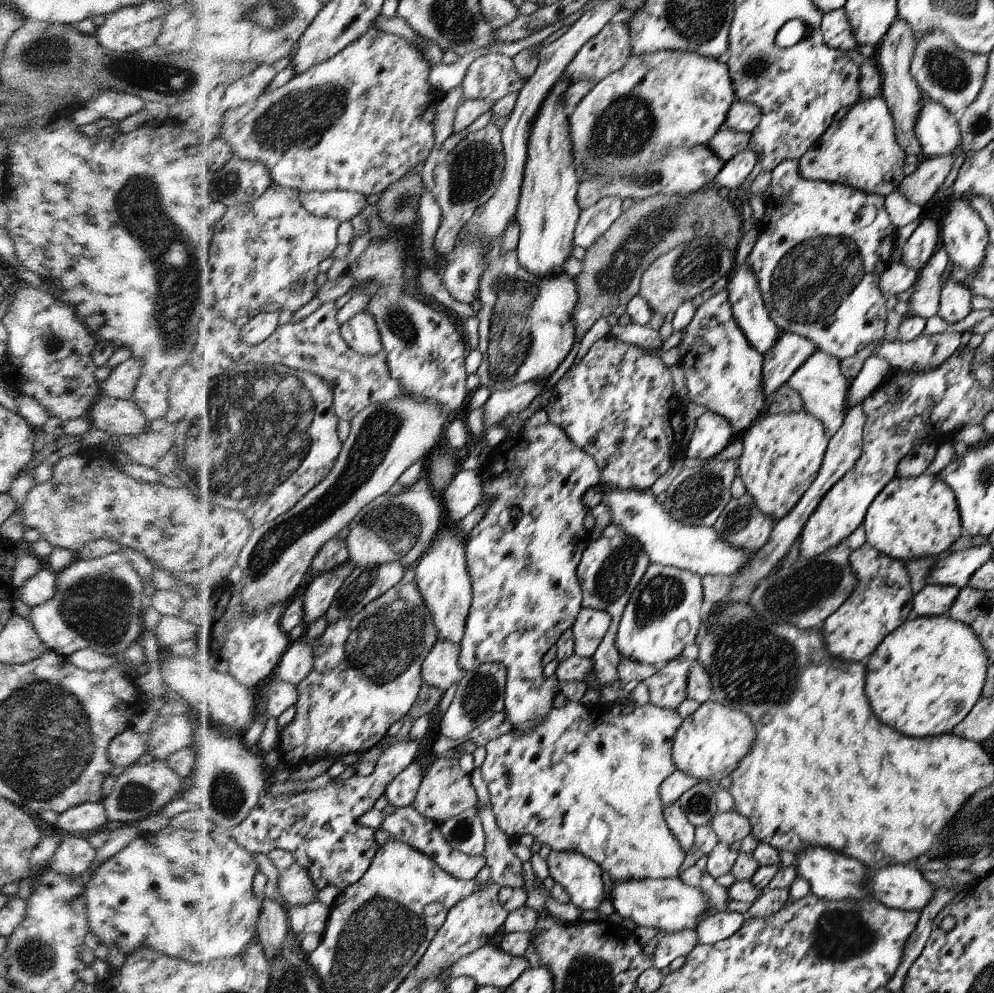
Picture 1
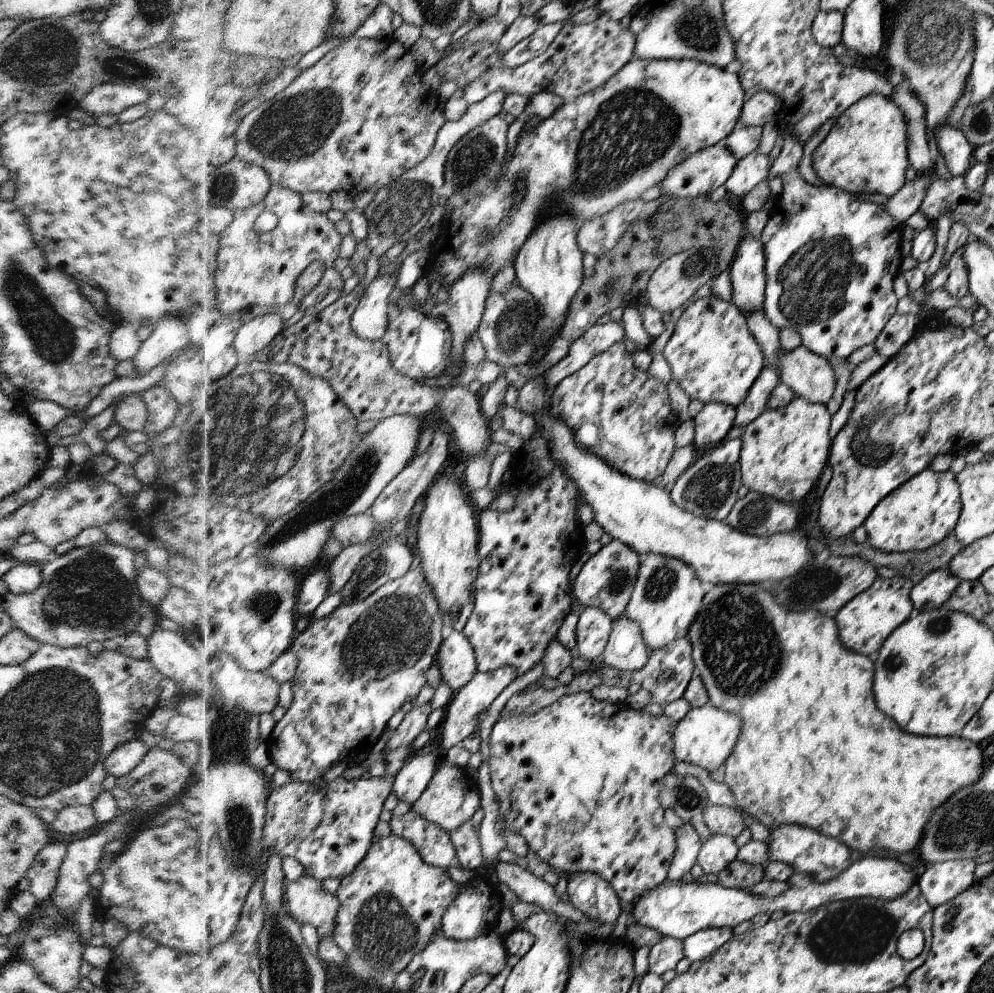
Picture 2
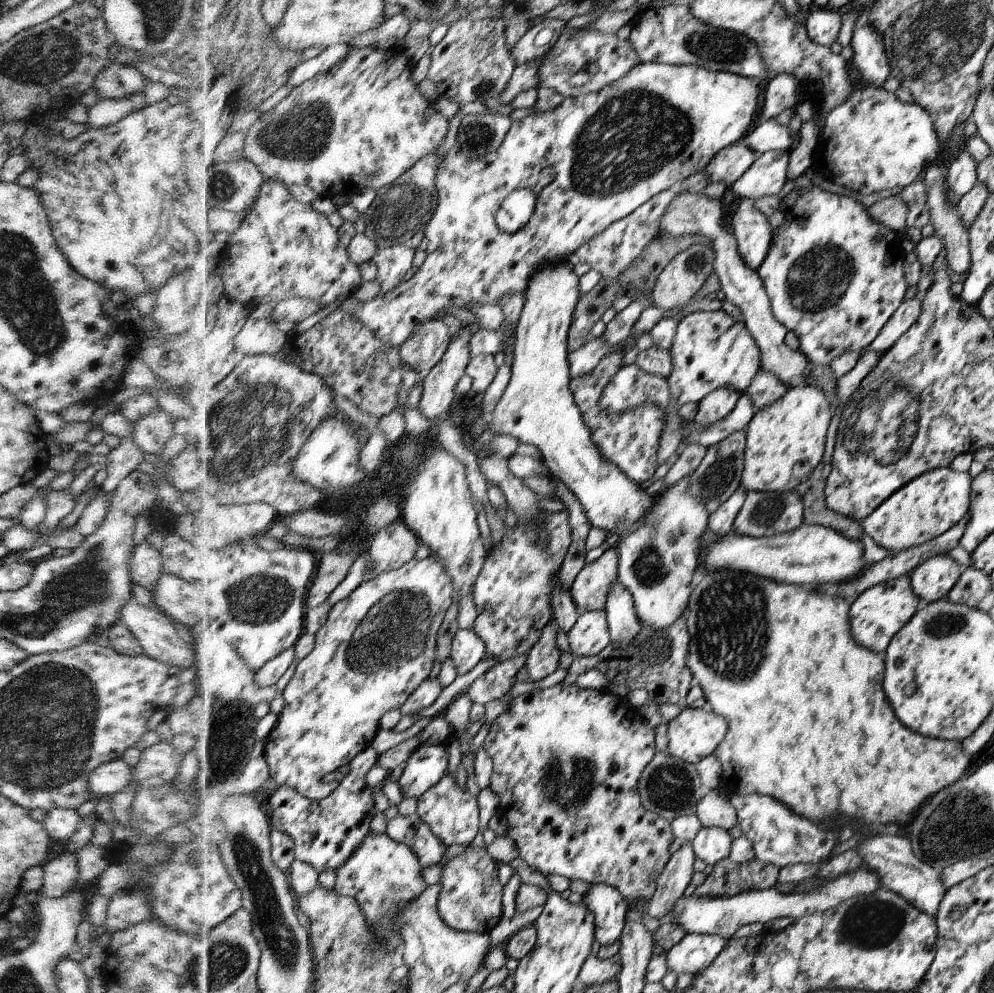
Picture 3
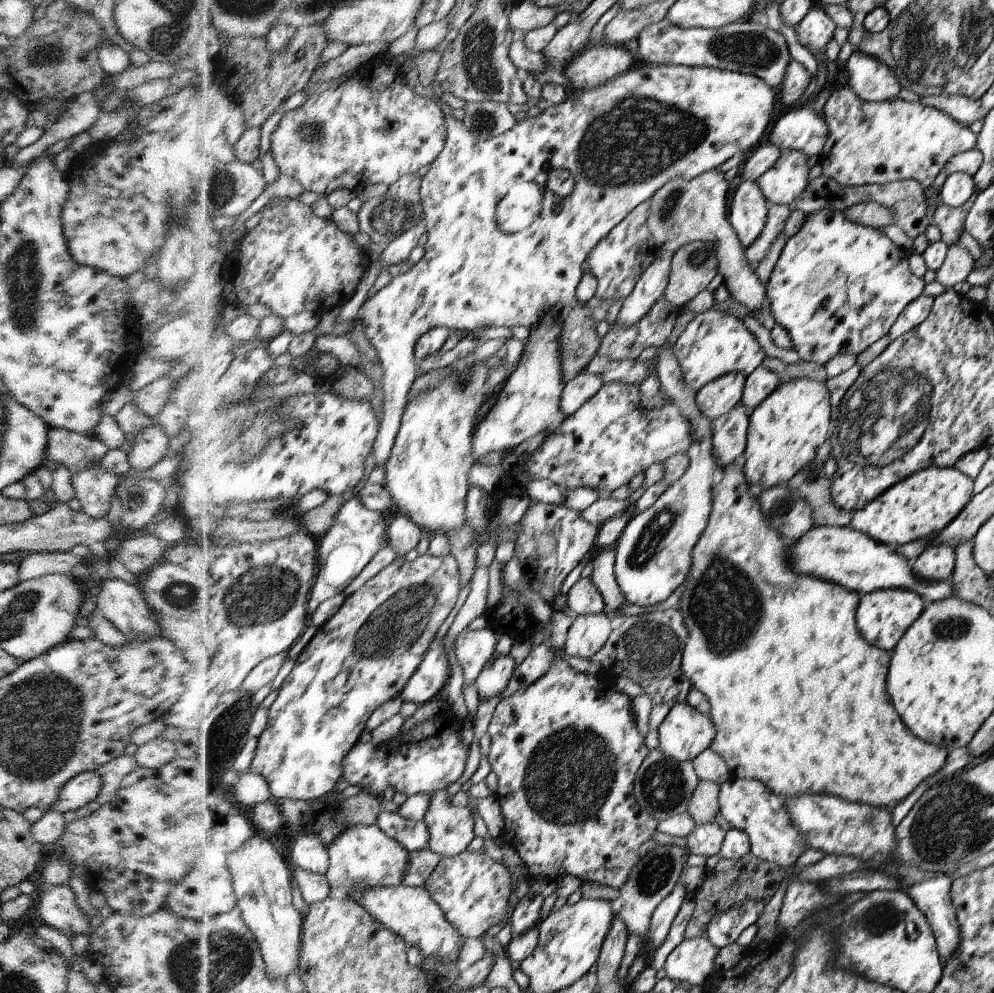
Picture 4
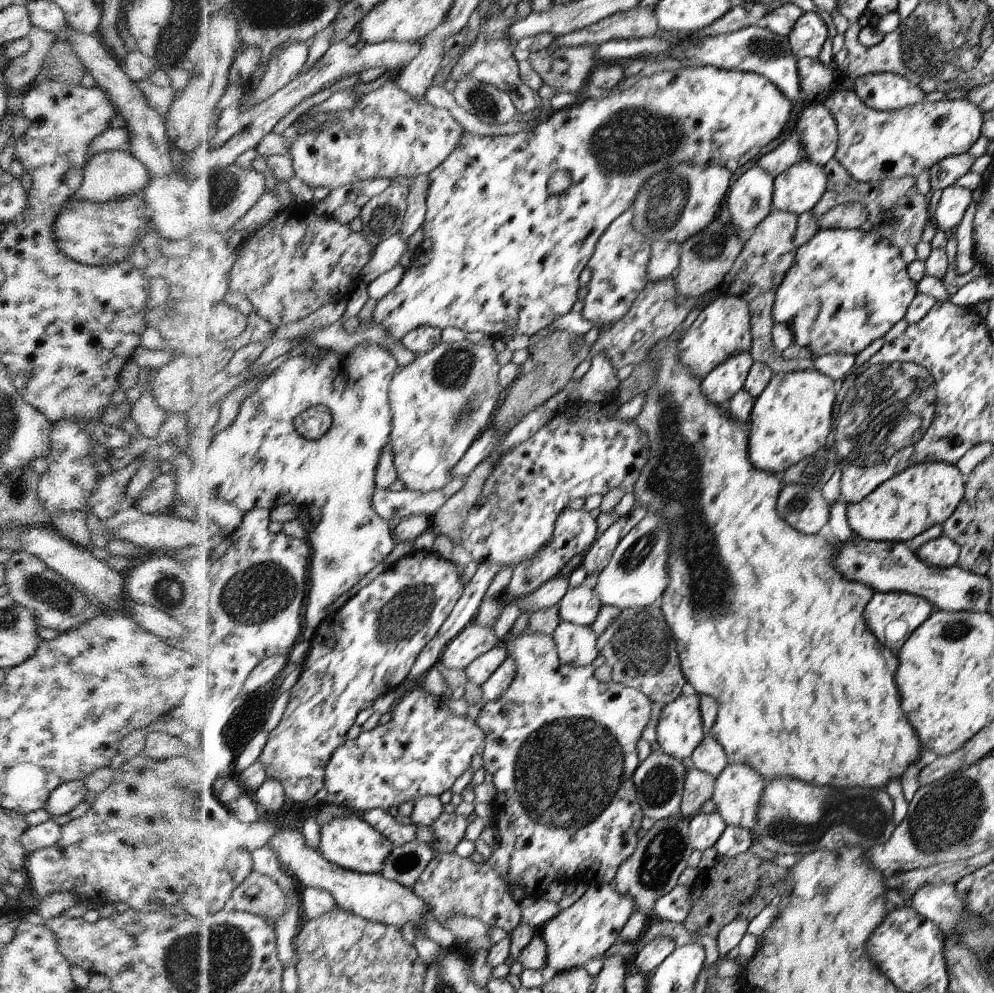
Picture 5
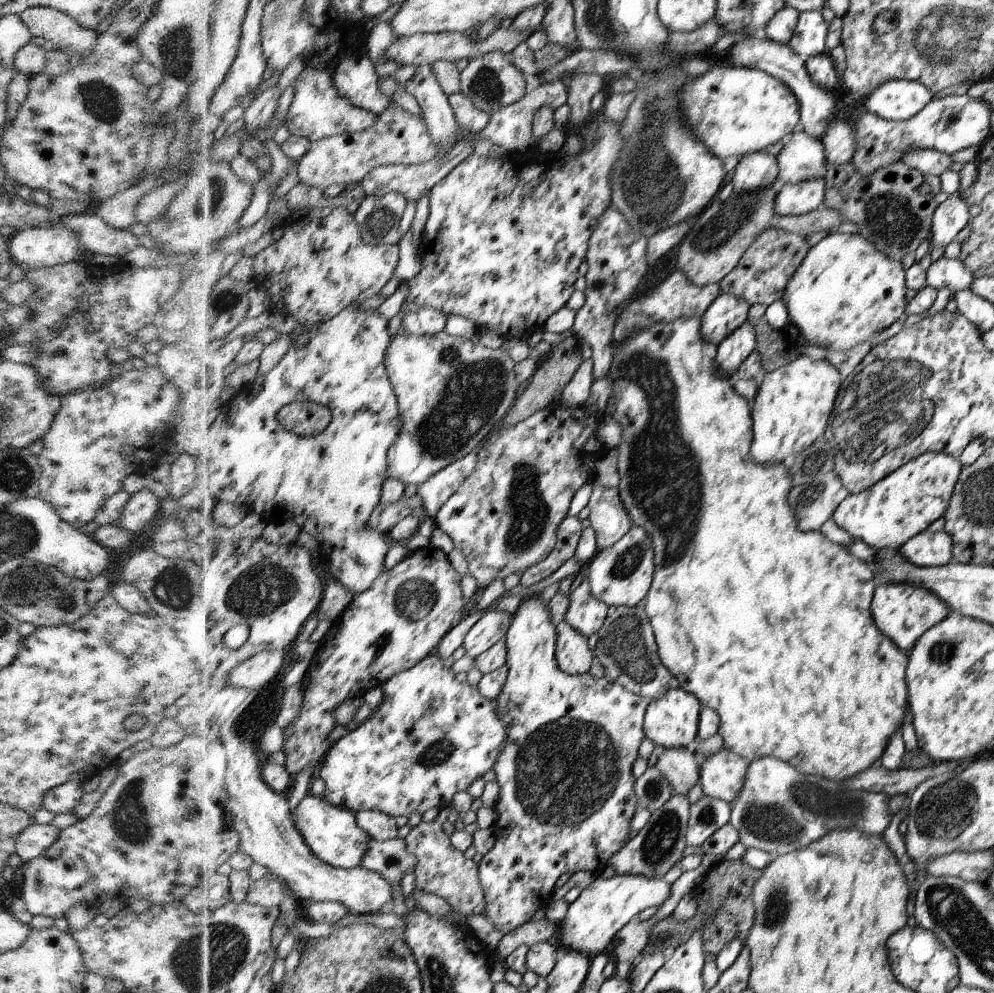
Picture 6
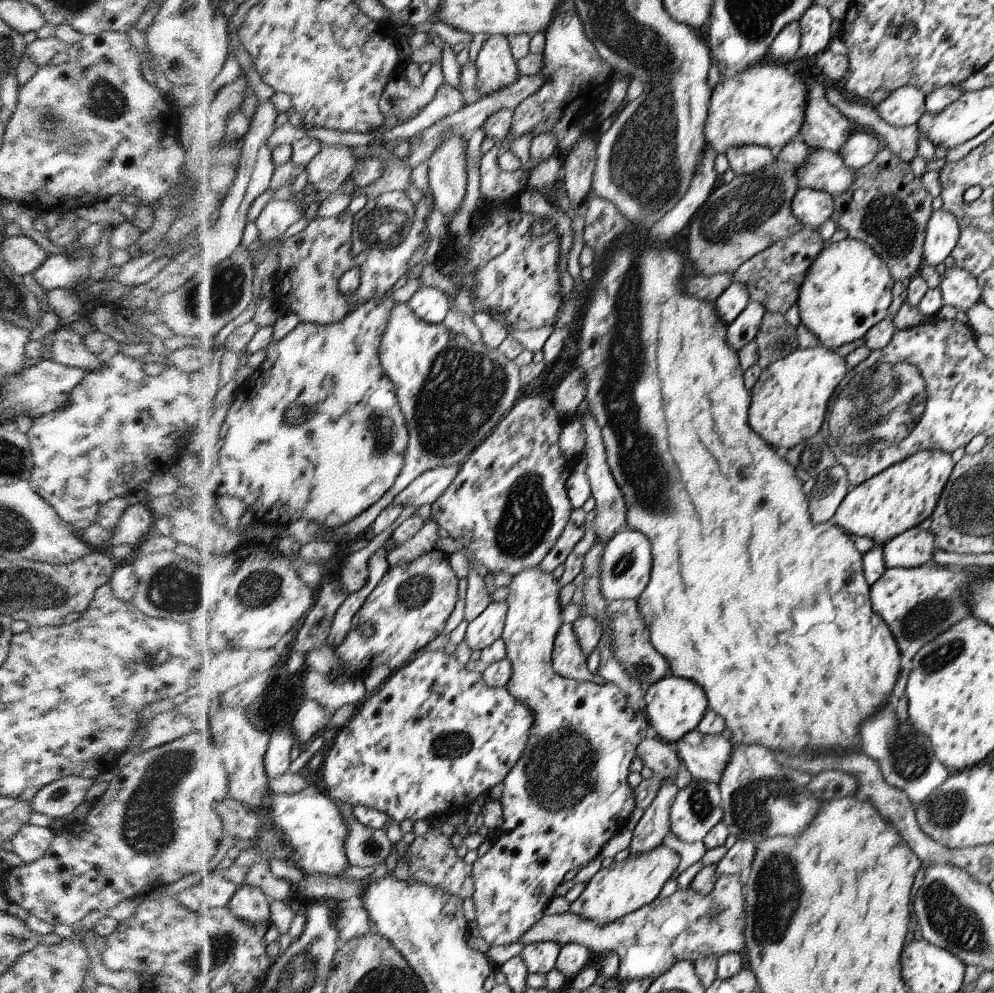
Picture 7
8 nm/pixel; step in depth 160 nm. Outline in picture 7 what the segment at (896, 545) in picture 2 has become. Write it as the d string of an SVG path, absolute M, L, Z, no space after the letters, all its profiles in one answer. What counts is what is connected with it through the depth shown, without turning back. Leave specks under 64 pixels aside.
M930 449L913 454L862 485L850 488L831 521L847 534L868 536L875 544L884 545L908 529L918 527L935 512L954 468L952 455L946 451Z

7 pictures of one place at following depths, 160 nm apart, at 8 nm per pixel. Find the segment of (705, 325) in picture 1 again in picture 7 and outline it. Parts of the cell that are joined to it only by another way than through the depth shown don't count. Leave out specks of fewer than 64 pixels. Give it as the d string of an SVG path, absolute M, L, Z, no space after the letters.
M733 282L715 301L715 311L724 323L732 325L747 308L750 295L745 284Z

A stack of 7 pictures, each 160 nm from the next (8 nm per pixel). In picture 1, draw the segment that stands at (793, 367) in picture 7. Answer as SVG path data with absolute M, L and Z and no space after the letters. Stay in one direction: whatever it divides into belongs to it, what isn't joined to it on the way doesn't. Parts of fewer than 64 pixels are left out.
M805 410L760 415L759 421L742 433L743 453L737 462L738 475L765 515L782 520L802 500L823 466L828 437L823 422Z

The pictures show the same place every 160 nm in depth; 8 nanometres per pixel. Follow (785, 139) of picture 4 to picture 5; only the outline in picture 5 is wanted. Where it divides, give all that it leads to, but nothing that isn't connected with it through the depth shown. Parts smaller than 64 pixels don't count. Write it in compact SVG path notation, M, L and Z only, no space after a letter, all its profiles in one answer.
M814 104L804 108L798 122L796 131L800 142L807 153L807 159L824 167L834 159L838 148L838 126L834 116L823 104Z

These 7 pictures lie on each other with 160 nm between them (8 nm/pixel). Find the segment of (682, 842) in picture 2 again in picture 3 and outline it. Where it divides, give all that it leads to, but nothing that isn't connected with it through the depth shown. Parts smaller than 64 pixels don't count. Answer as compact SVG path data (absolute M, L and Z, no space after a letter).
M684 842L671 855L663 874L657 881L655 894L646 904L646 912L652 918L662 920L666 915L669 915L673 904L683 895L684 890L690 884L694 874L695 858L691 842Z

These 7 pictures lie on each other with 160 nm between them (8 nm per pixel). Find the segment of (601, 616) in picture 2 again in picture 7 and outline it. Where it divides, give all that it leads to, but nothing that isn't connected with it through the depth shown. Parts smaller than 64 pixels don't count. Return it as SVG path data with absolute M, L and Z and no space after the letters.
M563 623L555 641L554 667L558 674L575 681L597 680L586 667L586 659L575 635L573 624Z

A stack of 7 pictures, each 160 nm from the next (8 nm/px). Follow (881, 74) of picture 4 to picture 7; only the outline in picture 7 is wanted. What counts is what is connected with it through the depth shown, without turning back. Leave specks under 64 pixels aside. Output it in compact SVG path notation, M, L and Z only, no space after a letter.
M906 85L896 89L894 93L874 107L888 124L903 127L919 122L920 117L927 112L926 100L927 95L923 90Z

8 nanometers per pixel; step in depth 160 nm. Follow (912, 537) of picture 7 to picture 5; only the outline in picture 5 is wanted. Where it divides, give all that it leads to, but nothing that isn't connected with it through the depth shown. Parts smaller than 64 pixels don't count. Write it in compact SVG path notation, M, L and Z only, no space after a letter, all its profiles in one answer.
M942 534L922 544L915 553L929 566L949 568L959 562L960 546L950 536Z

